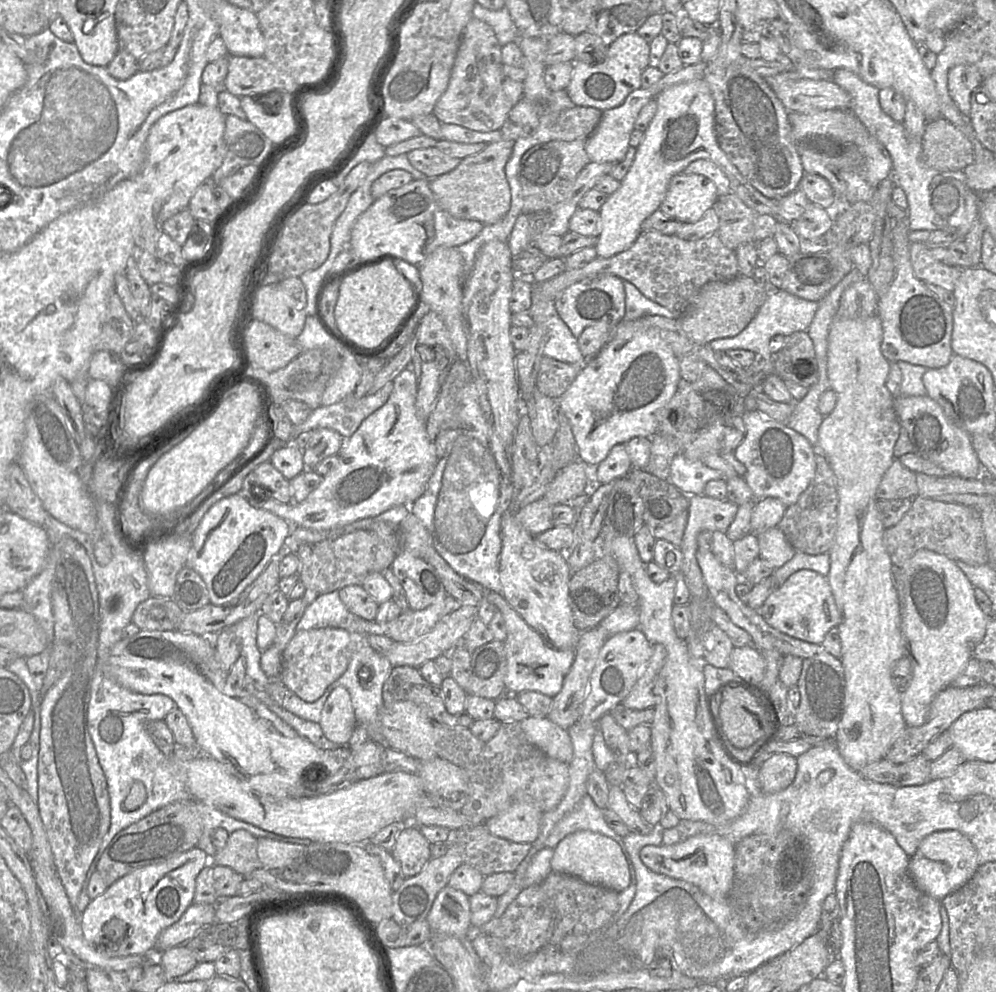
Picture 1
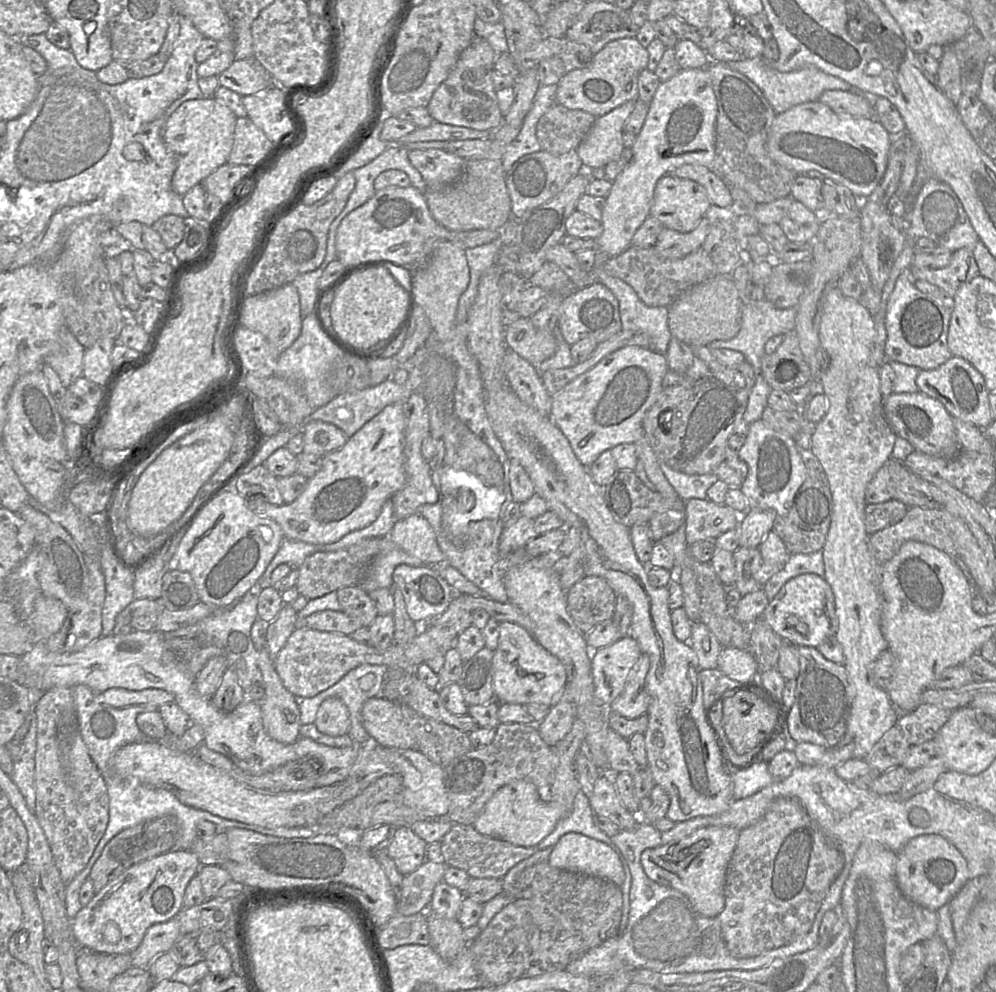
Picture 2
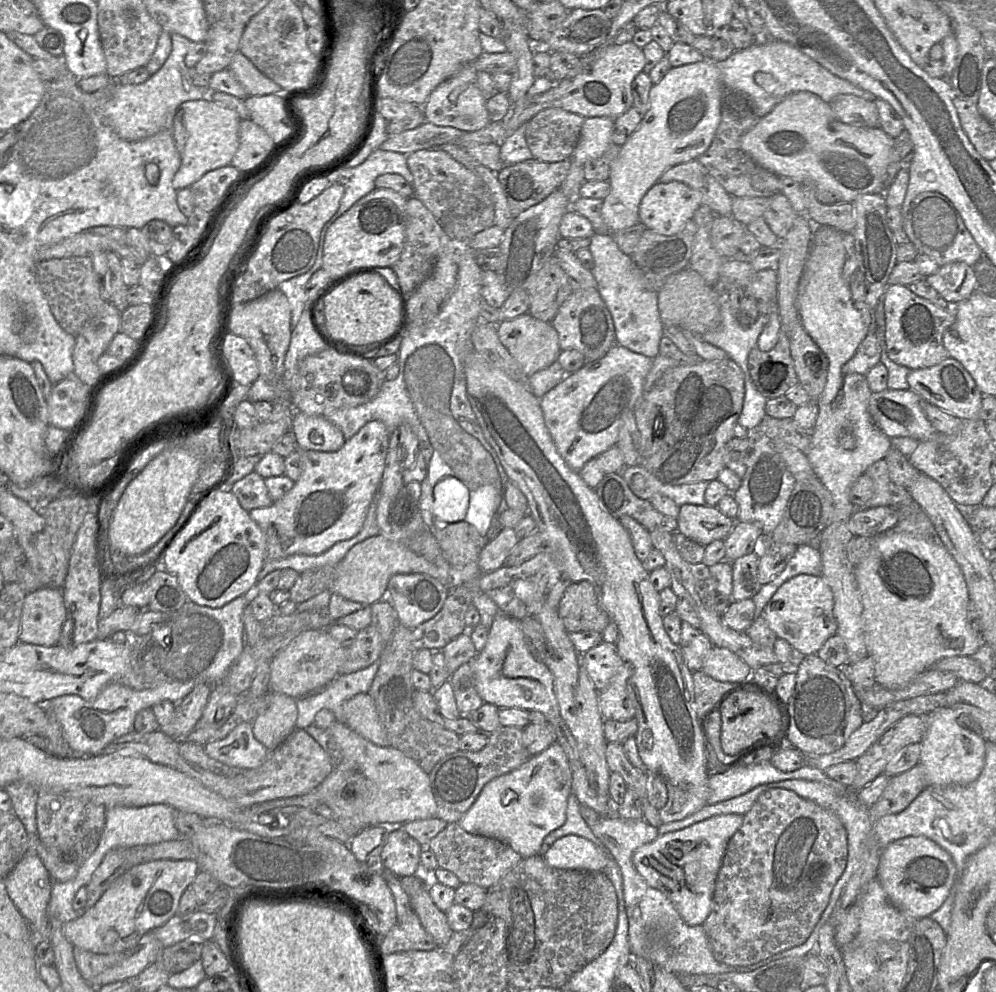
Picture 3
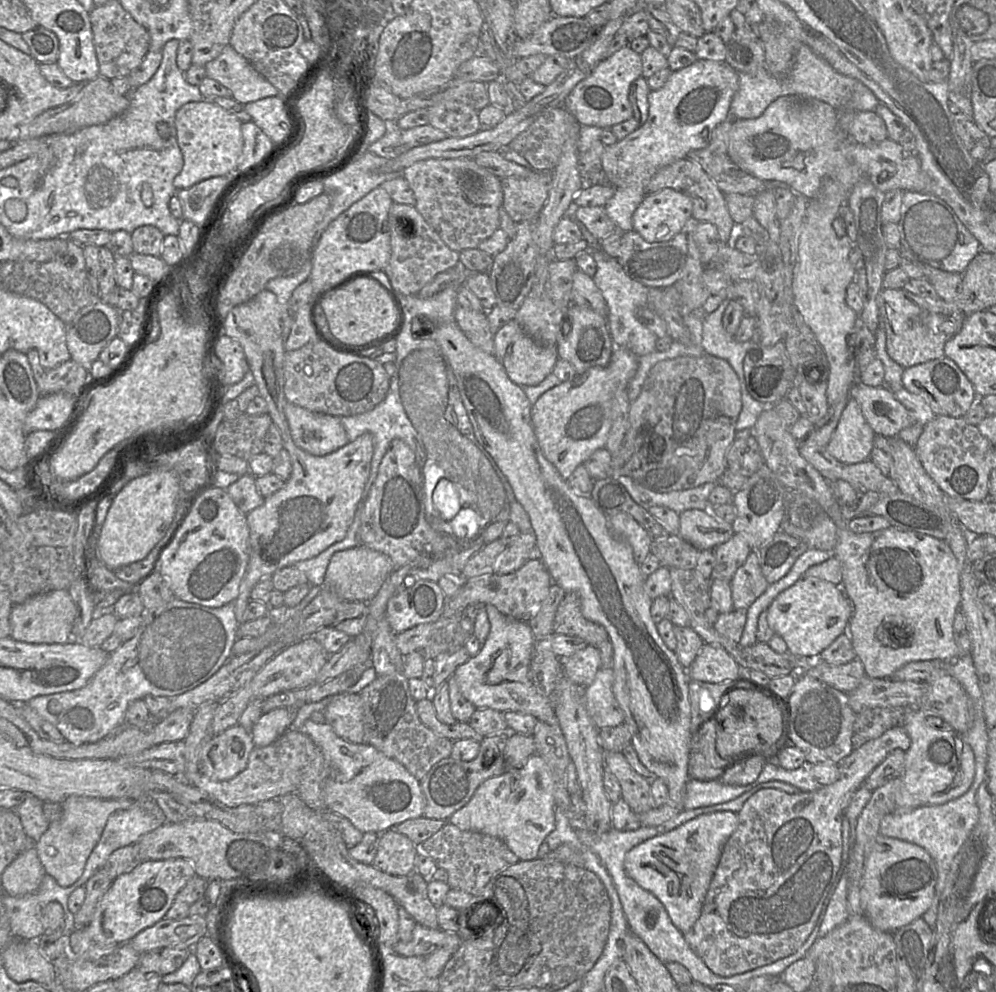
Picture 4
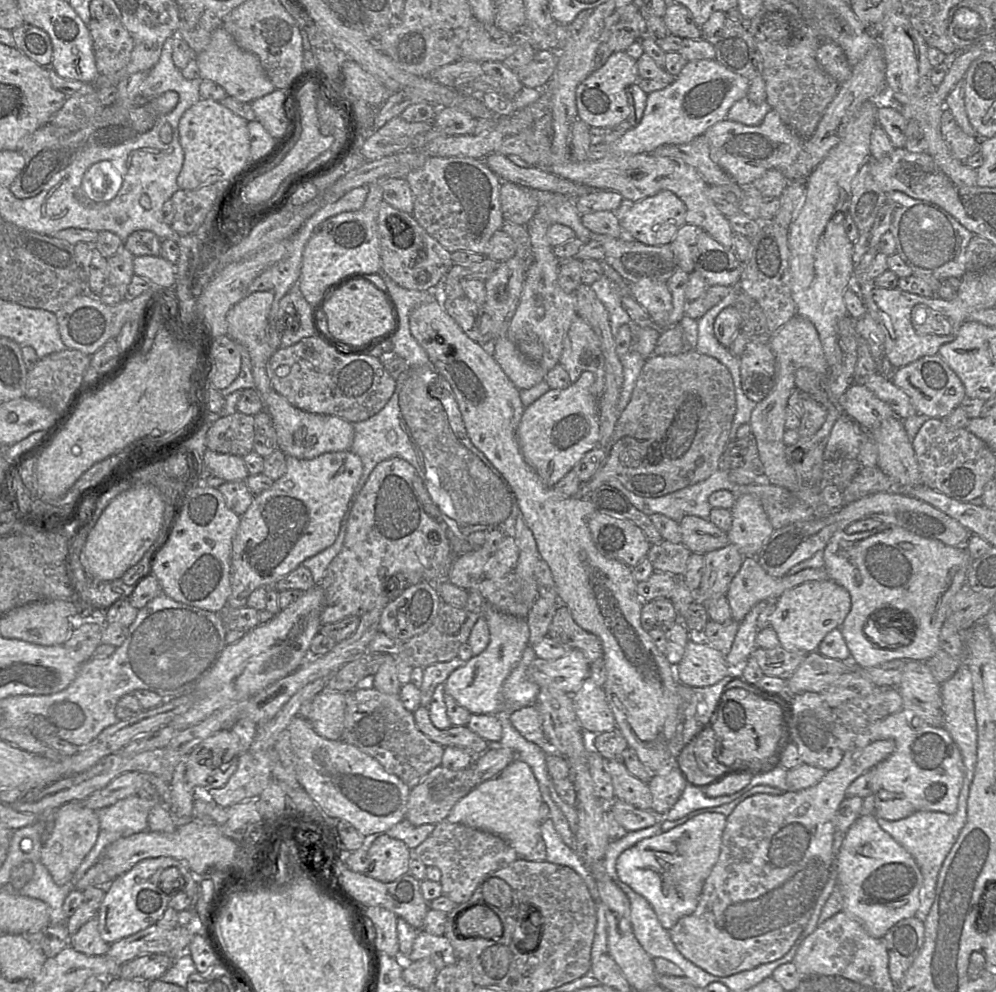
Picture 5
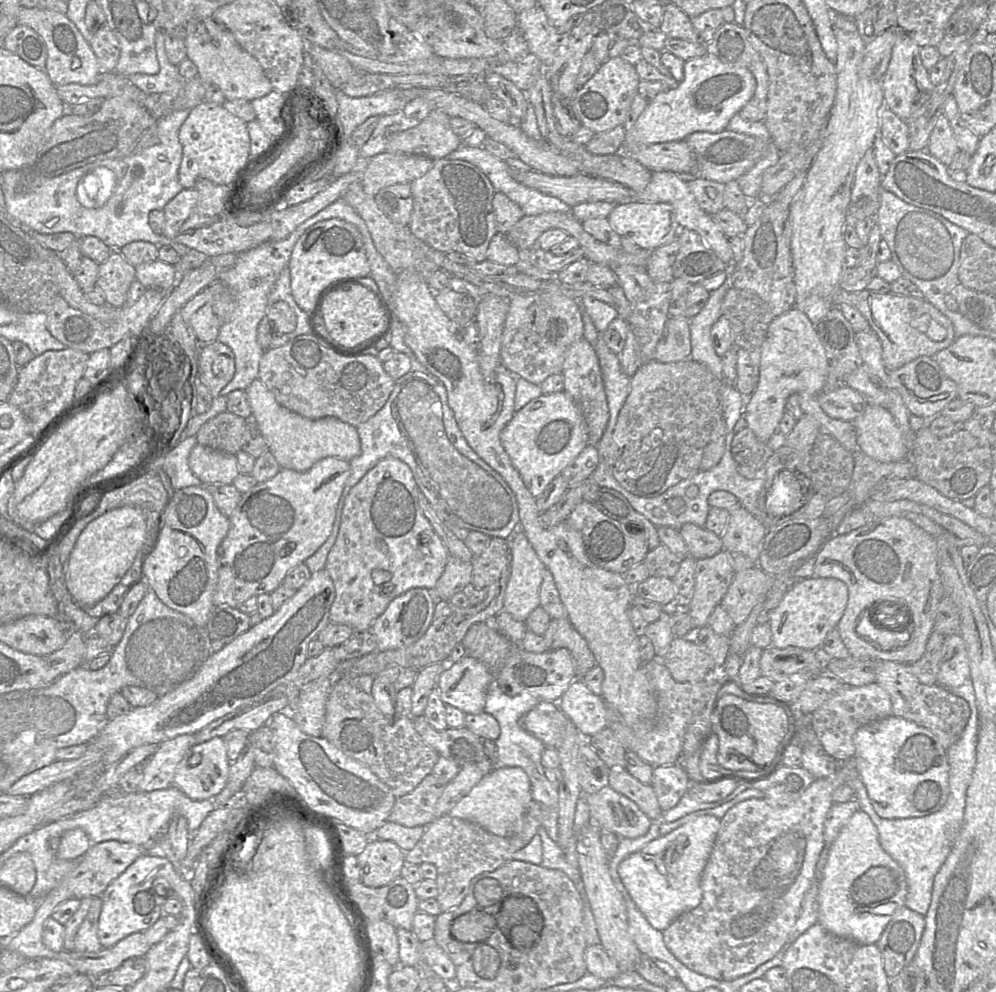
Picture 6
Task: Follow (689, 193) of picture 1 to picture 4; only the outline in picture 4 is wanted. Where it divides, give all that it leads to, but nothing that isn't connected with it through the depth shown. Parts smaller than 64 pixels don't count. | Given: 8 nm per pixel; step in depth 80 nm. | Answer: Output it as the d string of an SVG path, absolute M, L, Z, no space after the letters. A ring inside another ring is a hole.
M663 188L645 195L632 216L632 229L647 242L664 242L681 232L692 217L692 201L681 192Z

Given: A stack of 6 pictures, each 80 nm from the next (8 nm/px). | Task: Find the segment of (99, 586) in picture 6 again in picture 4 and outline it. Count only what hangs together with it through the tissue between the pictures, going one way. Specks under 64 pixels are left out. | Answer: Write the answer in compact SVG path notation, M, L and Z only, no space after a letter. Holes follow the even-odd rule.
M171 470L154 471L127 484L114 499L101 529L97 542L100 560L114 571L145 558L163 539L166 530L172 525L180 494L178 476Z

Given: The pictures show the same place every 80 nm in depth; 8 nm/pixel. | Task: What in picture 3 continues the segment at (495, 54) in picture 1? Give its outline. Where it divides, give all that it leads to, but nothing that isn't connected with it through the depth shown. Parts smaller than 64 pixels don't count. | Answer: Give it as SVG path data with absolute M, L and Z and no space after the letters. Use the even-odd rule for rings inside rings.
M468 64L431 92L422 106L422 111L427 122L438 126L453 127L464 132L473 132L491 123L486 102L487 99L477 86L477 71L472 64Z

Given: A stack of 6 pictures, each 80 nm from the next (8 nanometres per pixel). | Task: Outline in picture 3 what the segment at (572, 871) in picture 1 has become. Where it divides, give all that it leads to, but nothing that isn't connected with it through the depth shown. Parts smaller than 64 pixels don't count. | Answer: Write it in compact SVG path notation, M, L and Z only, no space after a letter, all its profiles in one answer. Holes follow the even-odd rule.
M567 835L555 841L543 859L556 869L602 872L609 857L590 840Z

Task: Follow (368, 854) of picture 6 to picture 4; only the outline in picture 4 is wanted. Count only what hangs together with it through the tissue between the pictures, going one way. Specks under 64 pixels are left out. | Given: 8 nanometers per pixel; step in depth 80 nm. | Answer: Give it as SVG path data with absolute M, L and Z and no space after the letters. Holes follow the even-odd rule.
M395 831L382 833L372 865L377 869L393 875L405 876L415 871L415 858L420 852L408 837Z

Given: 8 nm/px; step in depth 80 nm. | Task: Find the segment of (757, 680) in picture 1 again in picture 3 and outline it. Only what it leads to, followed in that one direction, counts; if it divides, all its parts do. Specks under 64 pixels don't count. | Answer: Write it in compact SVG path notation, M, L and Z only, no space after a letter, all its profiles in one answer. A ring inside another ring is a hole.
M713 647L707 655L702 671L721 682L737 683L751 677L753 670L727 648Z

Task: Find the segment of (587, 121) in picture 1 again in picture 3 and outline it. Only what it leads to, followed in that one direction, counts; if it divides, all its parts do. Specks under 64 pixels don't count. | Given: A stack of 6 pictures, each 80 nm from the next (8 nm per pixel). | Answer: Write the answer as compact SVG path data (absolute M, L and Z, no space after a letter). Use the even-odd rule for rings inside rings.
M559 107L546 108L526 123L525 138L532 158L549 163L568 159L574 152L585 118Z

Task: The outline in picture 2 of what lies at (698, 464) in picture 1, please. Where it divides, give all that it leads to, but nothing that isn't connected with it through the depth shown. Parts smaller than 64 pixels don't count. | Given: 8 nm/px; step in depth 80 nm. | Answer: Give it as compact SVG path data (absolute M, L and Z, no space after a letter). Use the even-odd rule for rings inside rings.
M661 463L661 469L666 476L668 483L683 501L692 498L705 499L707 489L718 480L715 473L690 475L673 470L663 463Z

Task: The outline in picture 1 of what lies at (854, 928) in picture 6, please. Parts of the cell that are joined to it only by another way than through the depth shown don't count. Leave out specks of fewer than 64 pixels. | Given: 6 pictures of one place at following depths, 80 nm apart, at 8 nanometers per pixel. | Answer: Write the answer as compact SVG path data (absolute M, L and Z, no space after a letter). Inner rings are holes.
M957 830L937 831L926 836L910 857L909 872L915 885L929 896L942 901L962 887L980 867L978 855L970 840Z

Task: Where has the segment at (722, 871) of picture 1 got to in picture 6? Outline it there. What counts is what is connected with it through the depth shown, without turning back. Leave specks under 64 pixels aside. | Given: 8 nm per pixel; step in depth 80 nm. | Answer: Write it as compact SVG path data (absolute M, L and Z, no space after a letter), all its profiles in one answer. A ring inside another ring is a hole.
M713 815L699 816L649 842L619 864L621 881L653 928L663 932L680 915L701 903L702 875L720 828L720 820Z

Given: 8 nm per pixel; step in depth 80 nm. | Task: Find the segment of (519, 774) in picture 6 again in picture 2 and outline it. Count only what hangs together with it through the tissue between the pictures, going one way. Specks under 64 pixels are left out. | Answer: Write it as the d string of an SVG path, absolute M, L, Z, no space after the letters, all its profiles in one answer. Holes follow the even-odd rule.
M576 718L571 730L564 738L551 746L559 758L559 764L550 787L552 798L549 802L540 799L535 784L528 780L516 780L495 792L472 824L473 827L480 834L504 840L516 846L533 847L538 845L571 811L575 794L579 789L579 784L572 773L572 762L574 754L581 748L584 737L585 725L582 720Z

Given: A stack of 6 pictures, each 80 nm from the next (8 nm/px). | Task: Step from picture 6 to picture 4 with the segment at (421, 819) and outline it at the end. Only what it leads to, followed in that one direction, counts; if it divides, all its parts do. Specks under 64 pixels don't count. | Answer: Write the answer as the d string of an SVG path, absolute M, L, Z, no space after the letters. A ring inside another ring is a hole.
M507 732L483 738L477 756L471 761L448 757L436 763L420 781L426 802L423 817L448 821L454 812L469 802L481 783L506 772L508 767L504 758L504 746L509 734Z

